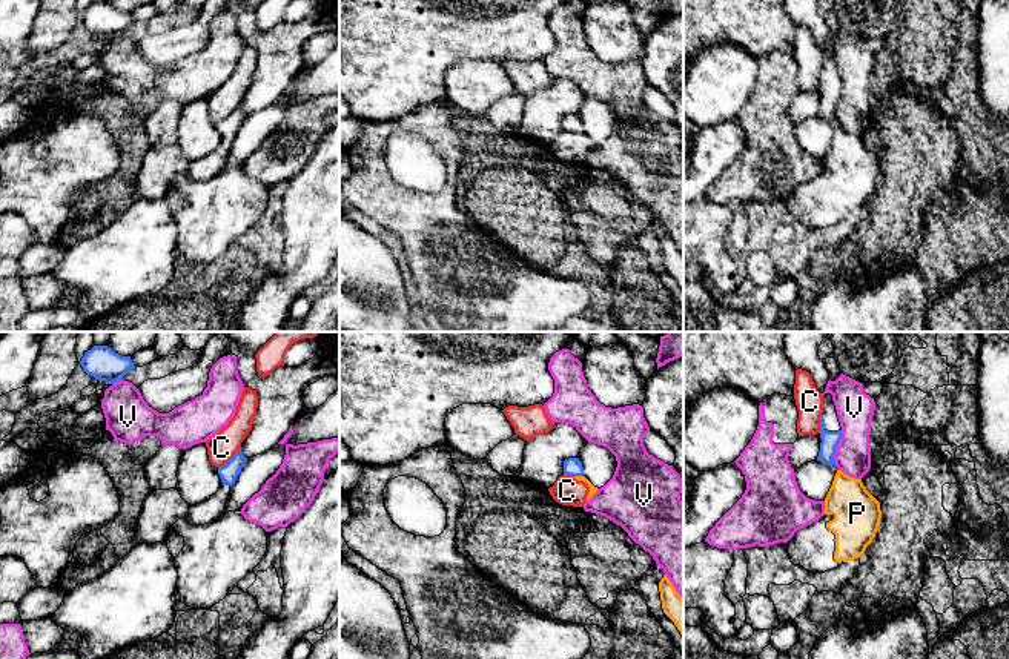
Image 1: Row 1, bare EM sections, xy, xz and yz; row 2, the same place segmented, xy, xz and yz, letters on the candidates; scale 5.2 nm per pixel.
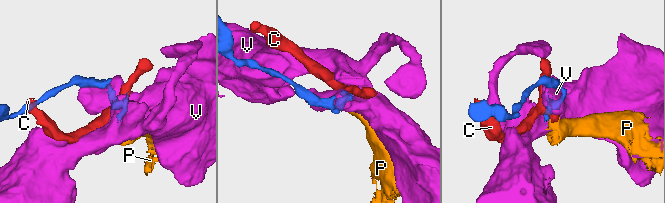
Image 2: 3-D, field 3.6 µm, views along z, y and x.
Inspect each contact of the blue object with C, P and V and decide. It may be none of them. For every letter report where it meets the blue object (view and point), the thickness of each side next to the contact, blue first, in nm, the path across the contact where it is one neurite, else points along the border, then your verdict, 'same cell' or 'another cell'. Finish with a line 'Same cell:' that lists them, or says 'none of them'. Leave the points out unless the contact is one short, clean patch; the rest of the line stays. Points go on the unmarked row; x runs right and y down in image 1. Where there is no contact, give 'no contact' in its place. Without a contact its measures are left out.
C: meets blue in xy at (231, 115); 90 nm thick on the blue side, 150 nm on the other; border along xy (240, 103), (218, 123); another cell
P: meets blue in xz at (579, 131); 100 nm thick on the blue side, 40 nm on the other; border along xz (575, 131), (582, 132); another cell
V: meets blue in yz at (836, 103); 100 nm thick on the blue side, 190 nm on the other; another cell
Same cell: none of them

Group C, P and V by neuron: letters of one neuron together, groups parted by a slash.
C P / V

